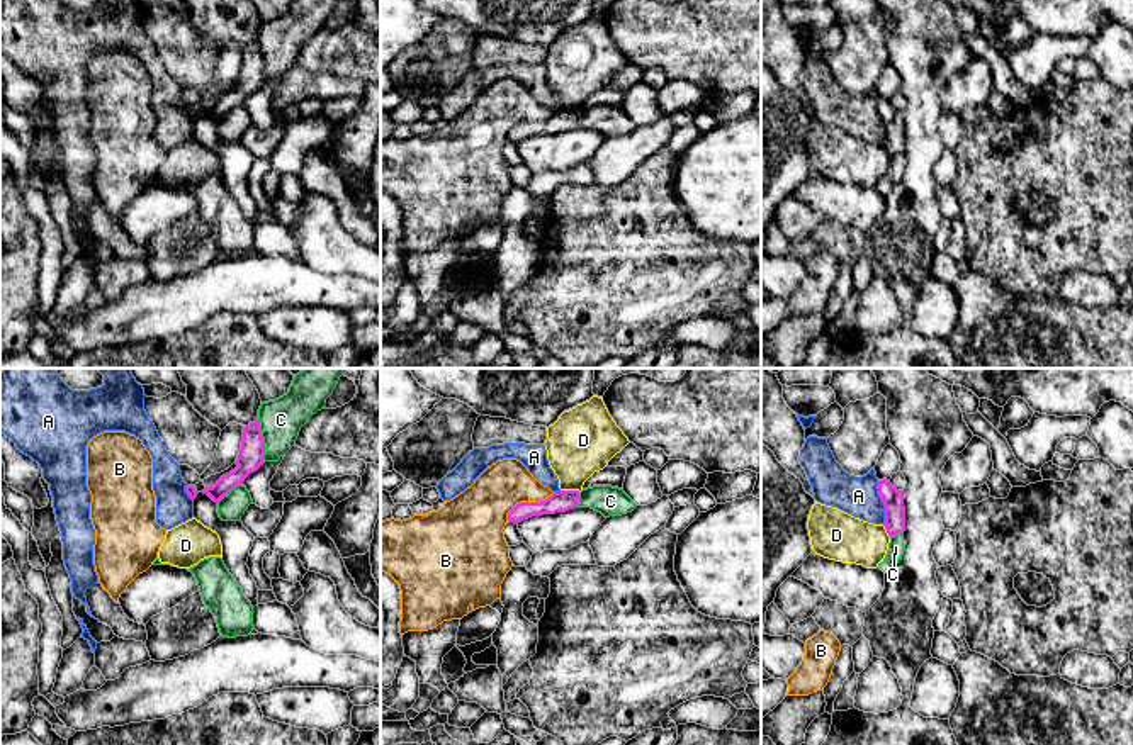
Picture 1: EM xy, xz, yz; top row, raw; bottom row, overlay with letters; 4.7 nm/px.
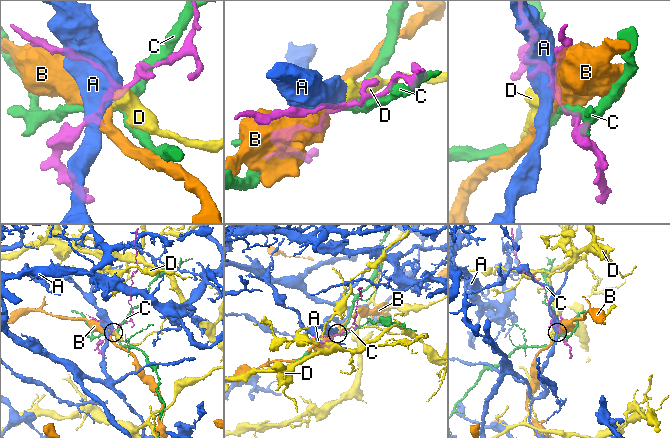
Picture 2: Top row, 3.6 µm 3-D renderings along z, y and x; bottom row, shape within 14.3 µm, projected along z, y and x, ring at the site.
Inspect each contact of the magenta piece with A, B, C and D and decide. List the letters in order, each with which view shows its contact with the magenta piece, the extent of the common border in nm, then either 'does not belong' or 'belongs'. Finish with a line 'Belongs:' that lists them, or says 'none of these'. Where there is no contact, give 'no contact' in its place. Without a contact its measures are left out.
A: contact in yz; length 220 nm; does not belong
B: contact in xz; length 260 nm; does not belong
C: contact in xy; length 220 nm; does not belong
D: contact in xz; length 100 nm; does not belong
Belongs: none of these

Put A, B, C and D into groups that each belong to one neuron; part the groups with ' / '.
A / B / C / D

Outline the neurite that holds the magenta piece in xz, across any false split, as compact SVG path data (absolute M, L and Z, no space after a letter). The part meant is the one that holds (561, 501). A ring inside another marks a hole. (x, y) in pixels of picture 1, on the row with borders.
M559 490L540 502L520 502L508 513L508 521L518 524L523 519L542 514L566 513L579 507L579 490Z

